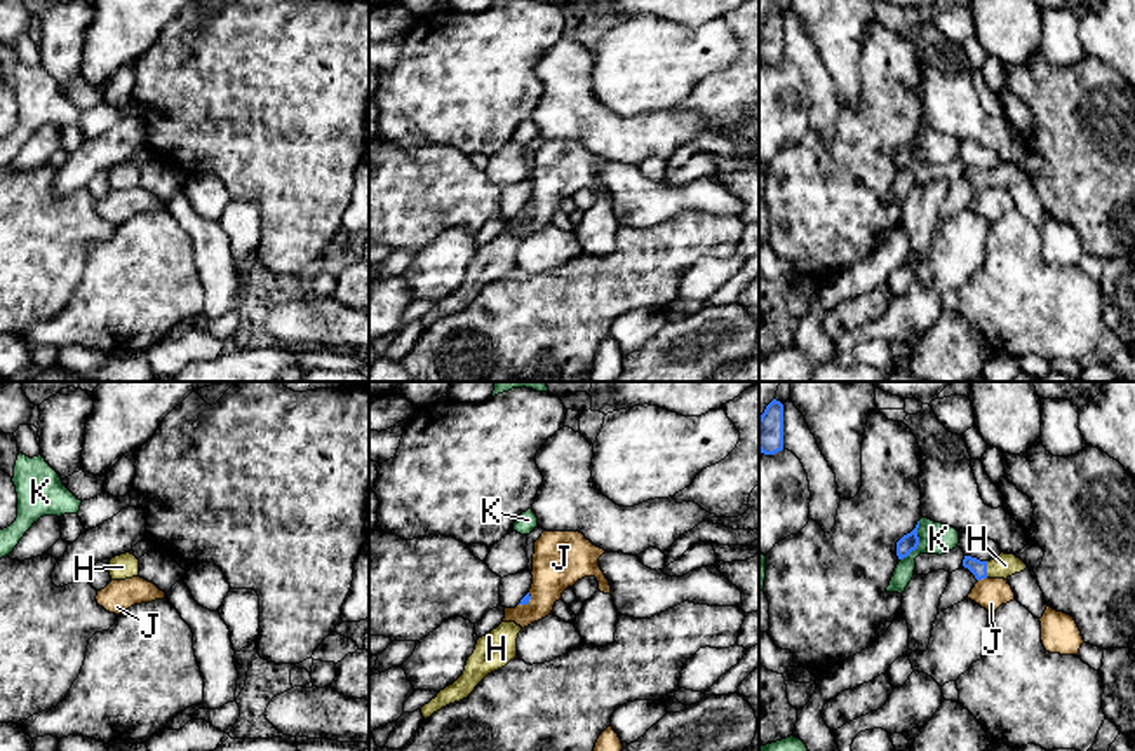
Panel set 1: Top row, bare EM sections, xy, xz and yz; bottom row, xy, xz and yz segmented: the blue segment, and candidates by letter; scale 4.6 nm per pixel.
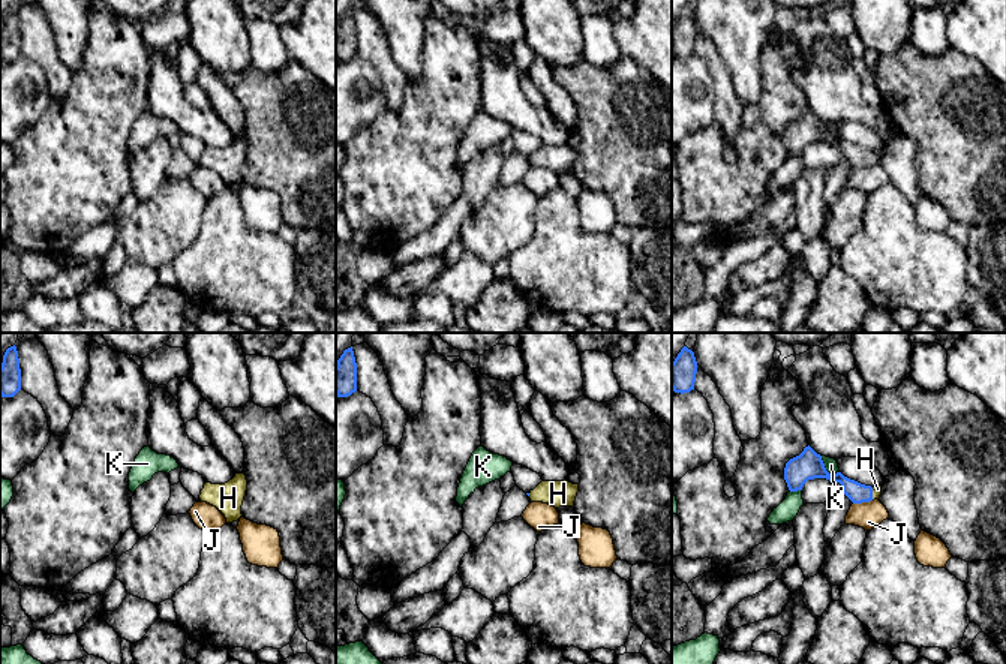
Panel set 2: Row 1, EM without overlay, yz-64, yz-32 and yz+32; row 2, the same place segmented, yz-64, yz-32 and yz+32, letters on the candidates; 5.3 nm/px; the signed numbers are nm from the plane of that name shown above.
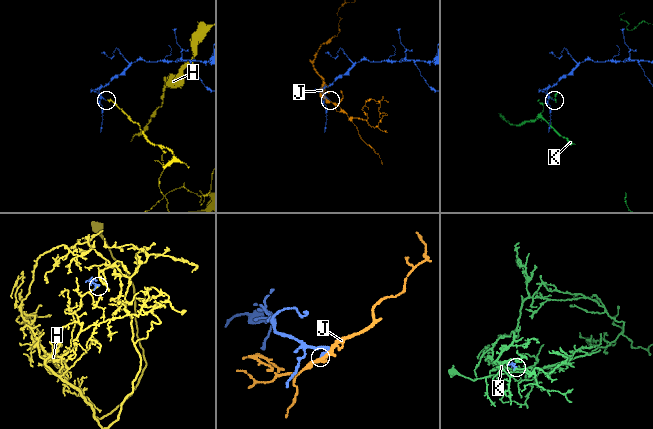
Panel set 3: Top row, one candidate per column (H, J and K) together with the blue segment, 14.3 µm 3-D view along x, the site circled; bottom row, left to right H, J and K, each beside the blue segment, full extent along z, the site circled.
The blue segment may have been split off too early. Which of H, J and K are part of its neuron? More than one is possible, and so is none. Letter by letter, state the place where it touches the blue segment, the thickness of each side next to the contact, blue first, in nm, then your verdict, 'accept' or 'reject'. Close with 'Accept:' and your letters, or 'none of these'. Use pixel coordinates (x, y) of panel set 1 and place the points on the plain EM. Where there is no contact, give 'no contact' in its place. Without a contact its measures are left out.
H: meets blue in yz at (986, 180); 80 nm thick on the blue side, 110 nm on the other; accept
J: meets blue in yz at (982, 187); 80 nm thick on the blue side, 140 nm on the other; reject
K: meets blue in yz at (918, 152); 90 nm thick on the blue side, 140 nm on the other; reject
Accept: H

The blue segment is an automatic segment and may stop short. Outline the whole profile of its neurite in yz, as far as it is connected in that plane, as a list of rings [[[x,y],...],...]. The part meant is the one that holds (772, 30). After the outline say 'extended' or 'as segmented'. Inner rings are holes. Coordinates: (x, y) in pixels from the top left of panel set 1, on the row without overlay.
[[[773,9],[759,26],[759,61],[775,64],[783,59],[783,14]]] | as segmented

